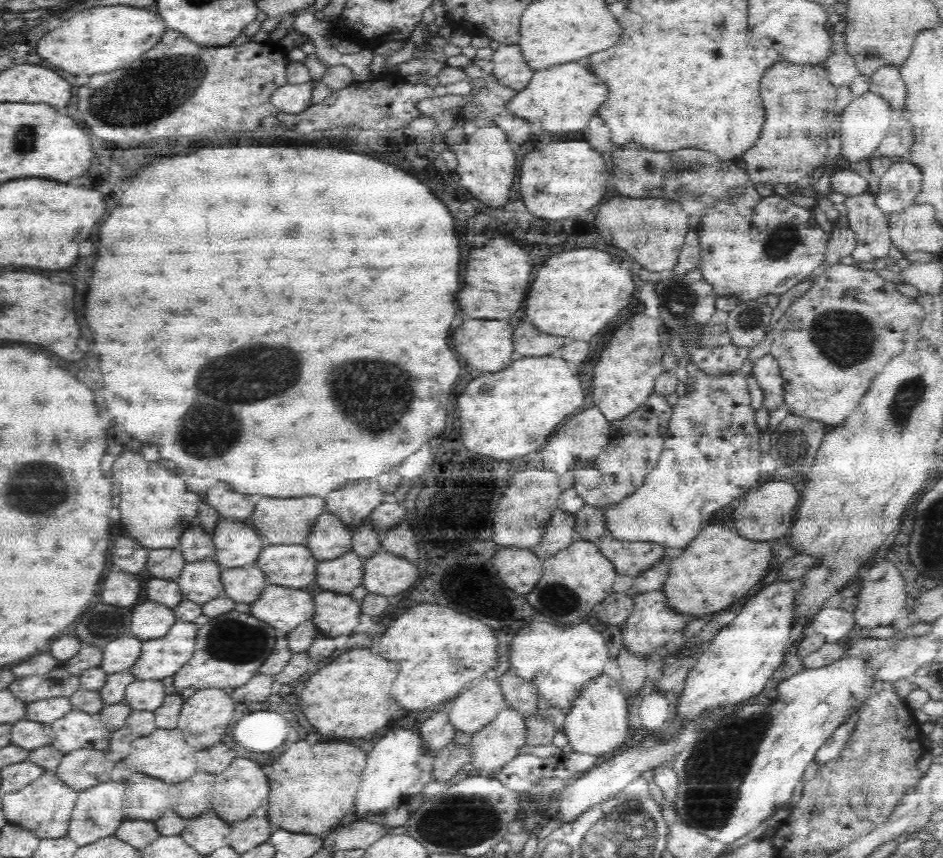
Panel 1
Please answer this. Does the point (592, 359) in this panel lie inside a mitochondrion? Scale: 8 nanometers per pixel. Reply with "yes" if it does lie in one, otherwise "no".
no

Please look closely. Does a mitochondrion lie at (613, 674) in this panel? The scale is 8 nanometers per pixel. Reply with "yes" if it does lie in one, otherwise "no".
no

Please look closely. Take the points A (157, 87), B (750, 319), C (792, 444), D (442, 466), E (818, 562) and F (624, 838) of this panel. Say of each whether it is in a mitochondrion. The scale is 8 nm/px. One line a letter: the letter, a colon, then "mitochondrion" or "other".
A: mitochondrion
B: mitochondrion
C: mitochondrion
D: other
E: other
F: mitochondrion

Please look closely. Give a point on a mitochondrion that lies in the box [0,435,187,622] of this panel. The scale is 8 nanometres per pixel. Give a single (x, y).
(34, 488)

